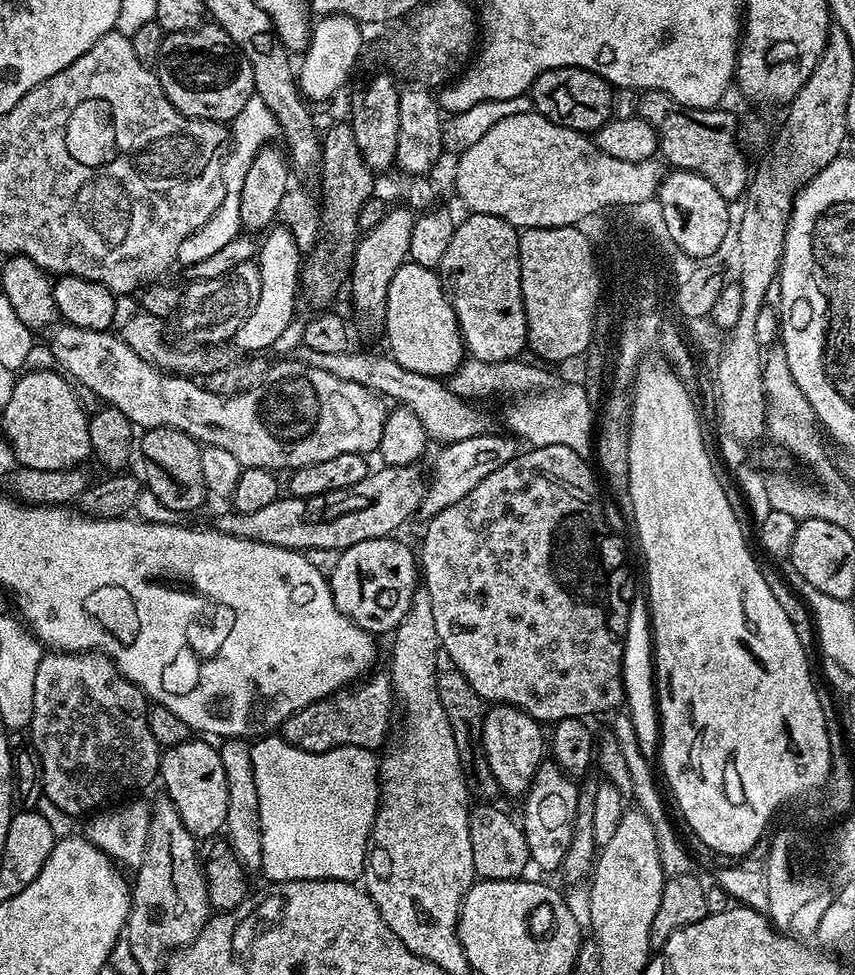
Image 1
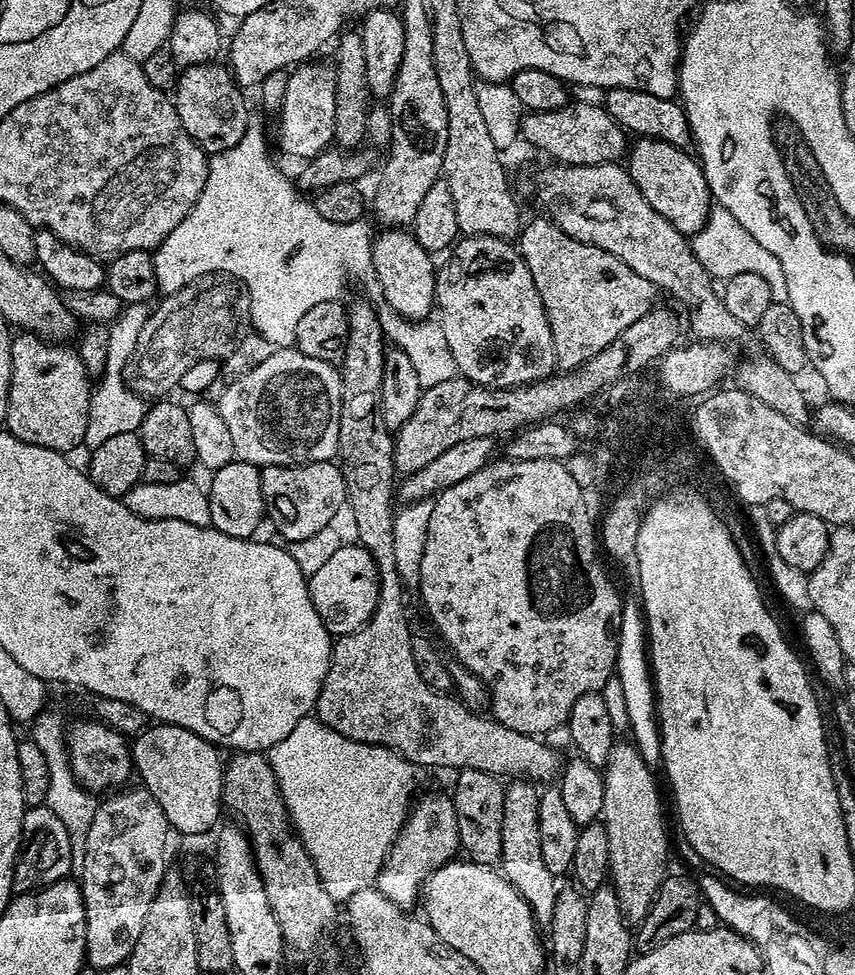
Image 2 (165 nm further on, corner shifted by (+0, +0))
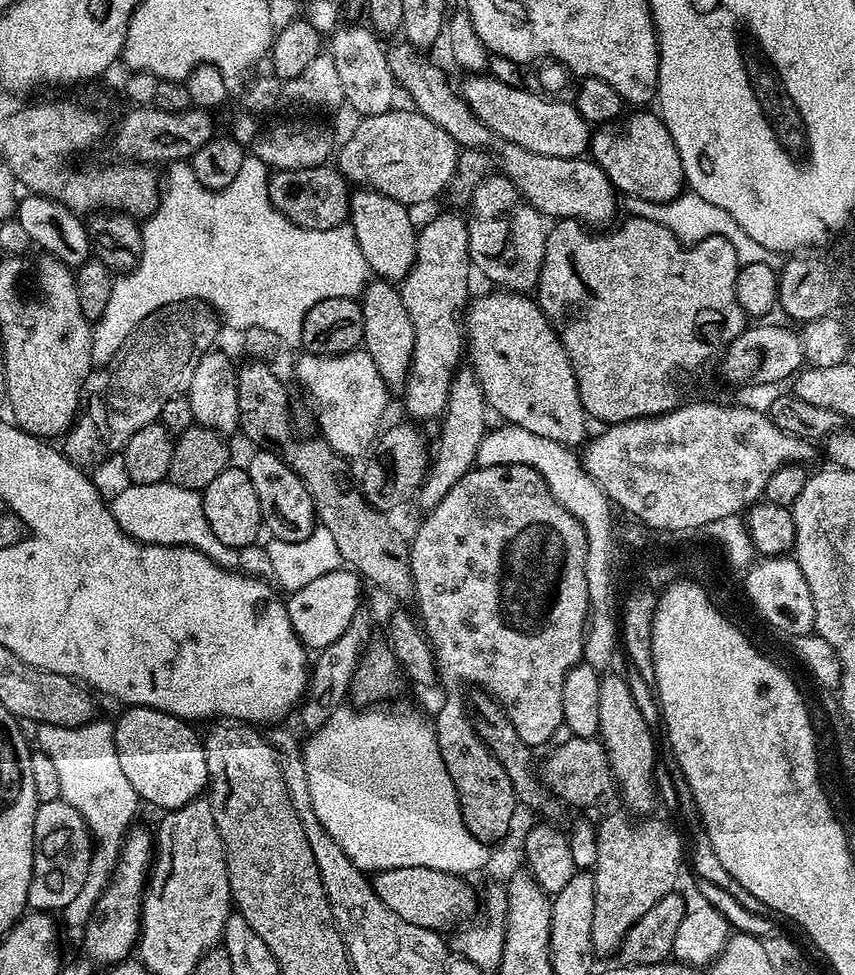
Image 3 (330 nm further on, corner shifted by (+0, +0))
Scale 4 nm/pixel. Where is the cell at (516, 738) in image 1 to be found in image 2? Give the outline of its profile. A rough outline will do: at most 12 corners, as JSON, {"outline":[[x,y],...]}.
{"outline":[[513,779],[502,802],[498,868],[537,925],[554,918],[558,880],[542,862],[540,793]]}

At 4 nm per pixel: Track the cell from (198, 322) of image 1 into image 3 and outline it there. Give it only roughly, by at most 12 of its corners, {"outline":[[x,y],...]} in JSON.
{"outline":[[183,300],[150,314],[63,437],[92,466],[157,423],[217,347],[218,313]]}

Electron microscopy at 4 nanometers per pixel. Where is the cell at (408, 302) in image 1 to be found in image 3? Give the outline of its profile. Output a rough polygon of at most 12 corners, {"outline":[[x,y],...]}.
{"outline":[[351,193],[348,220],[369,273],[403,281],[416,261],[409,205]]}

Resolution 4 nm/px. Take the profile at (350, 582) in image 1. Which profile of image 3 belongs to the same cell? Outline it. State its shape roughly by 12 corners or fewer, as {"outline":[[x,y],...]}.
{"outline":[[342,566],[287,597],[305,648],[342,638],[361,577]]}

